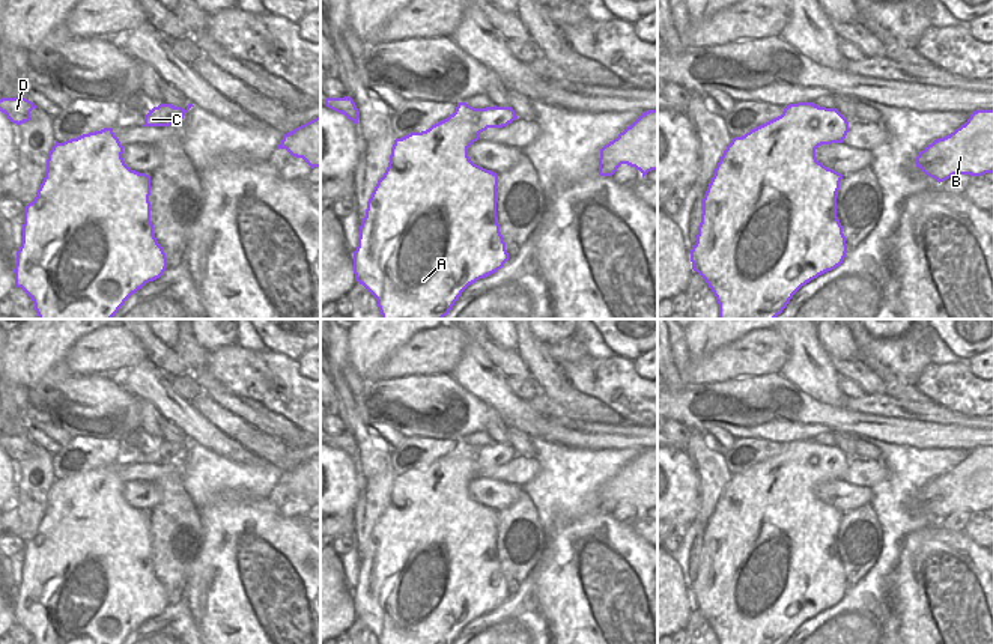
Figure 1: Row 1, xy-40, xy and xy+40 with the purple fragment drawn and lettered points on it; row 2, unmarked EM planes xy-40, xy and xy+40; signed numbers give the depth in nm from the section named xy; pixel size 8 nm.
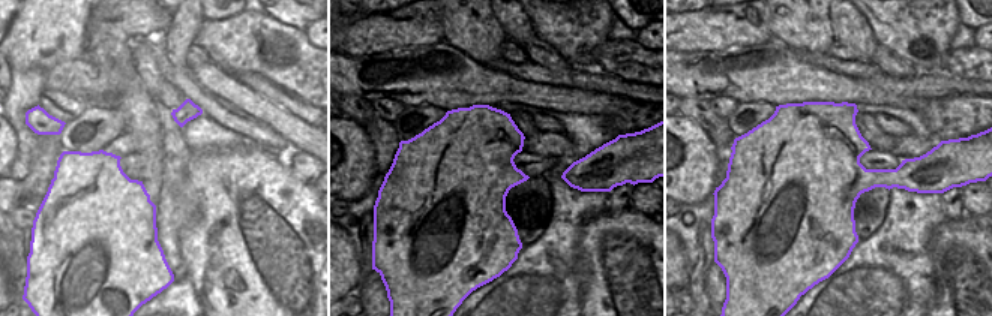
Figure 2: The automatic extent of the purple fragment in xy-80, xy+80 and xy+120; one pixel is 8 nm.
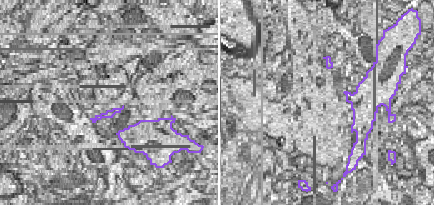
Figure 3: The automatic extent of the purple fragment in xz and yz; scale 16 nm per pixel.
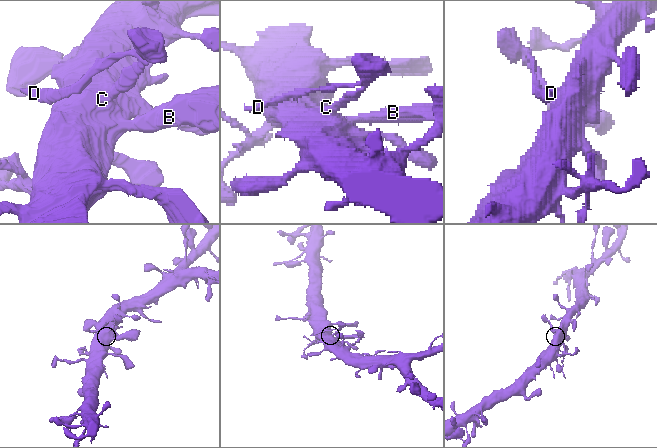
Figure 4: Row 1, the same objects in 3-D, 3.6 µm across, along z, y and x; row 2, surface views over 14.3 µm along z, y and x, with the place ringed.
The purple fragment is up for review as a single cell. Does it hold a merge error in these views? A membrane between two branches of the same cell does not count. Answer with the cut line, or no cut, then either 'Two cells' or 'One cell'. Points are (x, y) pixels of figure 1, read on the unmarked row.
No split. One cell.

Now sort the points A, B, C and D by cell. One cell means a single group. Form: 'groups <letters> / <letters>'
groups A B C D

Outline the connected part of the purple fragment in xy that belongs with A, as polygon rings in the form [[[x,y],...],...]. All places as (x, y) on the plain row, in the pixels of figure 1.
[[[457,439],[447,456],[394,477],[354,588],[355,617],[376,635],[378,644],[453,644],[469,621],[509,597],[496,554],[498,512],[474,501],[468,485],[487,465],[516,456],[510,442],[474,445]]]

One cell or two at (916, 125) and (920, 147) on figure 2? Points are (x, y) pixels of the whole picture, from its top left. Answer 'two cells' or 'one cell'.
two cells

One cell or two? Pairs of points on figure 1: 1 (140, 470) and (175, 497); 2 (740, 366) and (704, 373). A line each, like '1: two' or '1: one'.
1: two
2: one

